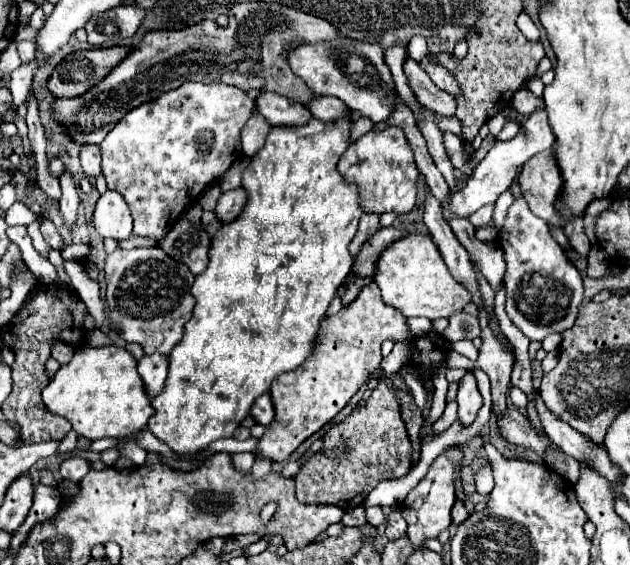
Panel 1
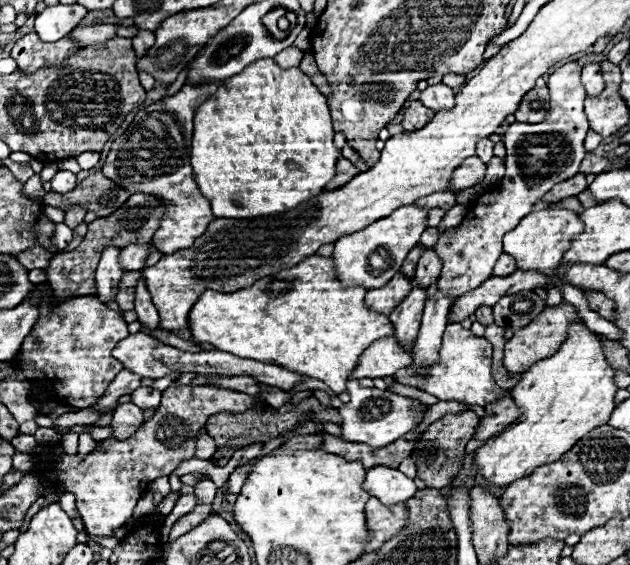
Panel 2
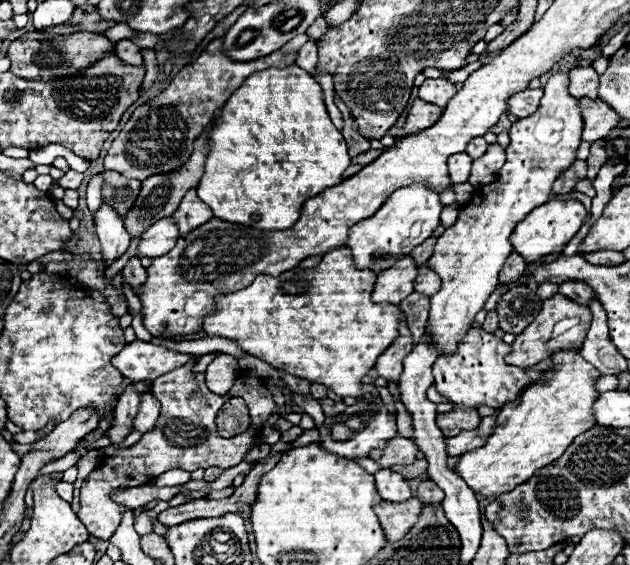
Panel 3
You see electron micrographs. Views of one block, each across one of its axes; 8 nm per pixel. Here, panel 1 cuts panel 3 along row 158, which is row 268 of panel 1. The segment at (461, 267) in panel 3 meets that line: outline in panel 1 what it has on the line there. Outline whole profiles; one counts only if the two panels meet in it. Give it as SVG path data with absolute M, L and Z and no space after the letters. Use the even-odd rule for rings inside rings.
M524 198L514 200L508 208L498 244L506 260L506 312L512 324L530 340L544 340L552 332L572 328L584 292L582 274L574 270L562 246L550 236L548 224L530 212Z

